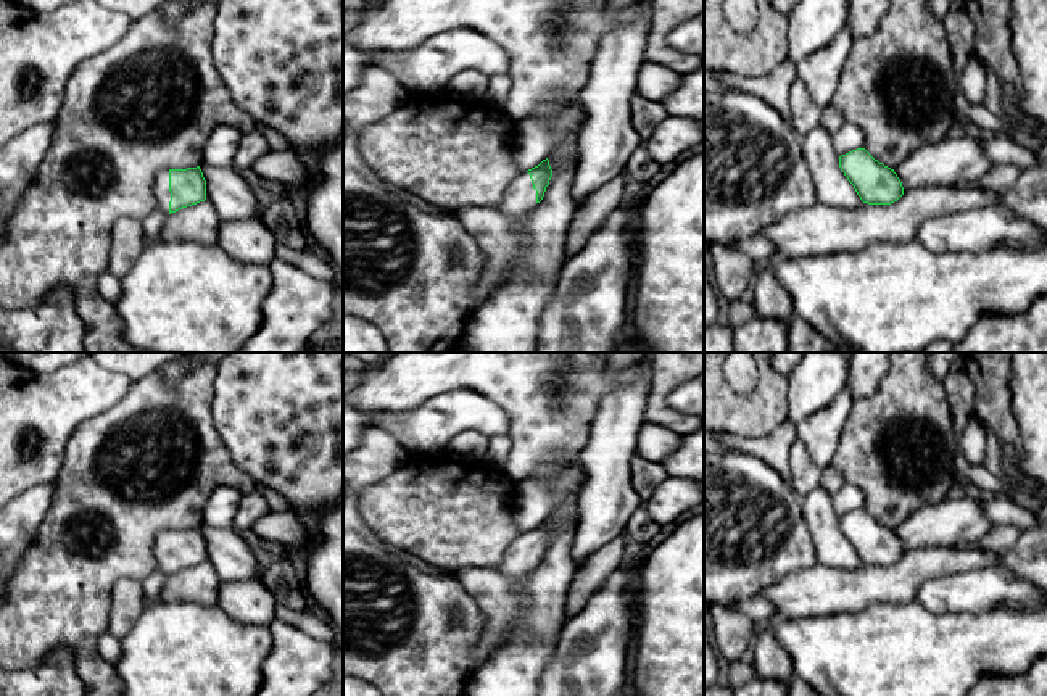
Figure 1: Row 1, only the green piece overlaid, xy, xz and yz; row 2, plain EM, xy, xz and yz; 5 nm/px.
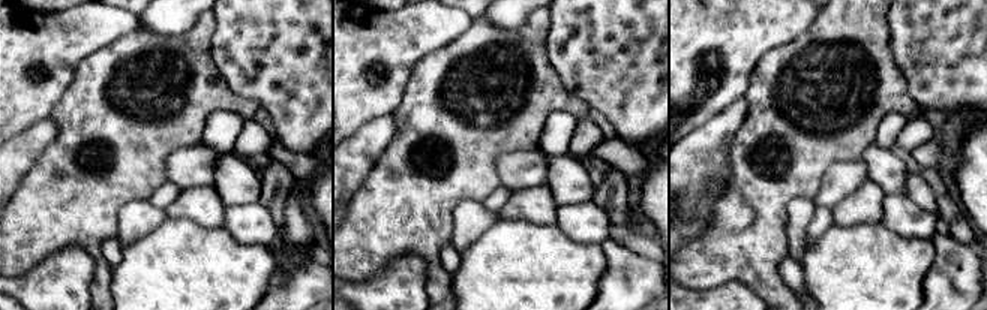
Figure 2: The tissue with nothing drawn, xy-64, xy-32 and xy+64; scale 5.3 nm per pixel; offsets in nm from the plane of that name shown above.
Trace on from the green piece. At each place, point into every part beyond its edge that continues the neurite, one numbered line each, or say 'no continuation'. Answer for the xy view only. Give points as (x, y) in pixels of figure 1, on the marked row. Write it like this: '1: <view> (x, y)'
1: xy (161, 184)

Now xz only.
1: xz (519, 200)

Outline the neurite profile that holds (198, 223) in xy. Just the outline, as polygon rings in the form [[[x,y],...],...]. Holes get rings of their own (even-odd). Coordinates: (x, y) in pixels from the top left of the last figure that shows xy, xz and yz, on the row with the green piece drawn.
[[[205,200],[168,214],[161,240],[217,245],[221,222],[214,206]]]

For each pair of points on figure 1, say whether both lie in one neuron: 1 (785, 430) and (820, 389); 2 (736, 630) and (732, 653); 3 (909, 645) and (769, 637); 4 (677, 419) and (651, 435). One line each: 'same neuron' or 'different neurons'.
1: different neurons
2: same neuron
3: different neurons
4: different neurons

